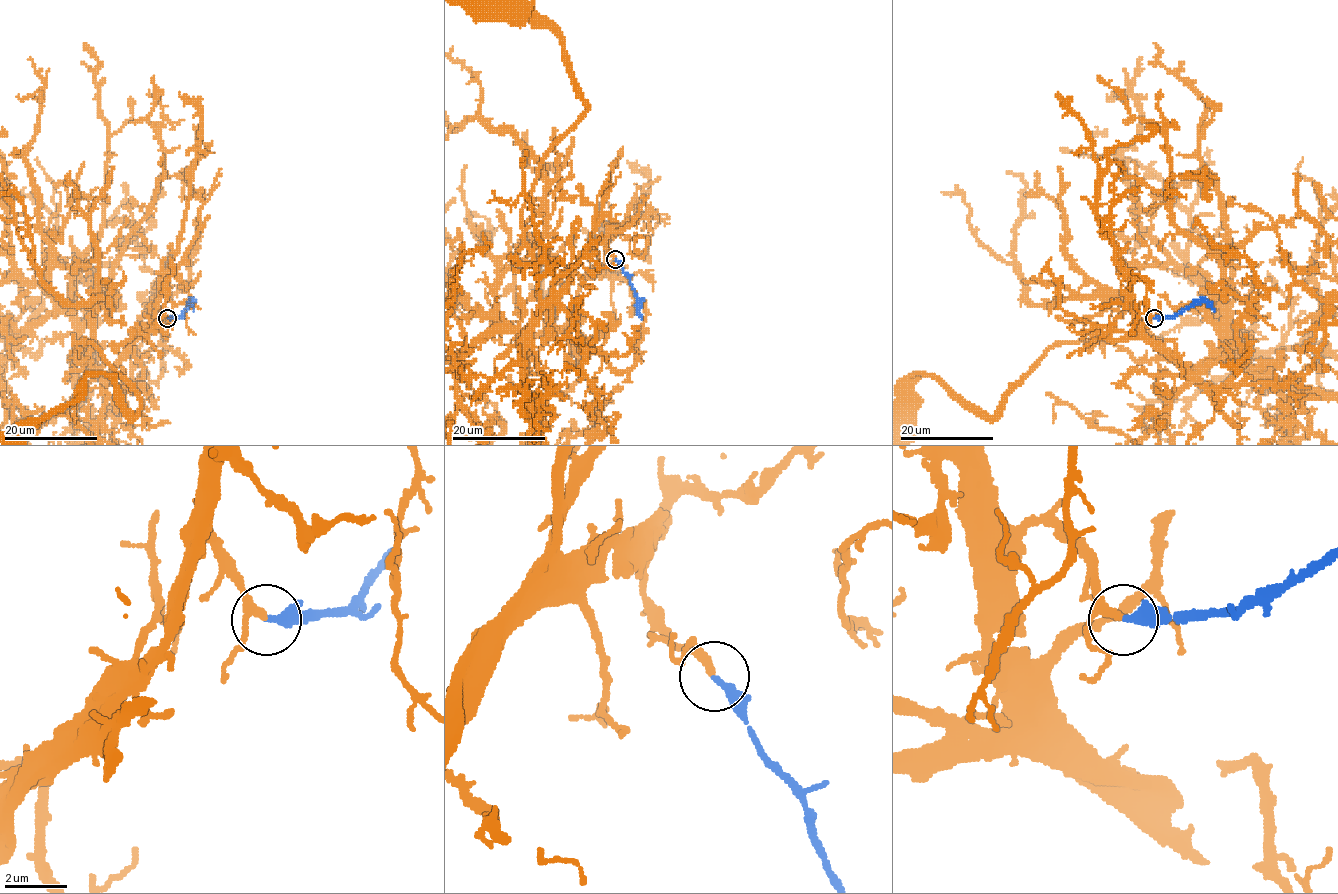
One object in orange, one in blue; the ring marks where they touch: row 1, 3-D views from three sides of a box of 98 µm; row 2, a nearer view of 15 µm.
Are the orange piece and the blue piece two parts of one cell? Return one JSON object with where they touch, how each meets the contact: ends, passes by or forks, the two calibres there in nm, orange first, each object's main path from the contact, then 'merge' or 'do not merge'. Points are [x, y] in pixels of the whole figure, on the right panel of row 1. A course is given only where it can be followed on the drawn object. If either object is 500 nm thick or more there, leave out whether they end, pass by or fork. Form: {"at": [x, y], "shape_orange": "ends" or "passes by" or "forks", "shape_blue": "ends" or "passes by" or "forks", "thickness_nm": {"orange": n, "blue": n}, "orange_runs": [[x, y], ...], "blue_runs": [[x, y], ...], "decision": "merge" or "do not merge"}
{"at": [1154, 318], "shape_orange": "passes by", "shape_blue": "ends", "thickness_nm": {"orange": 190, "blue": 280}, "orange_runs": [[1154, 318], [1140, 304], [1139, 327], [1195, 372], [1106, 342], [1060, 342], [993, 416], [913, 373]], "blue_runs": [[1154, 318], [1169, 317], [1202, 301], [1206, 301], [1213, 310]], "decision": "merge"}

